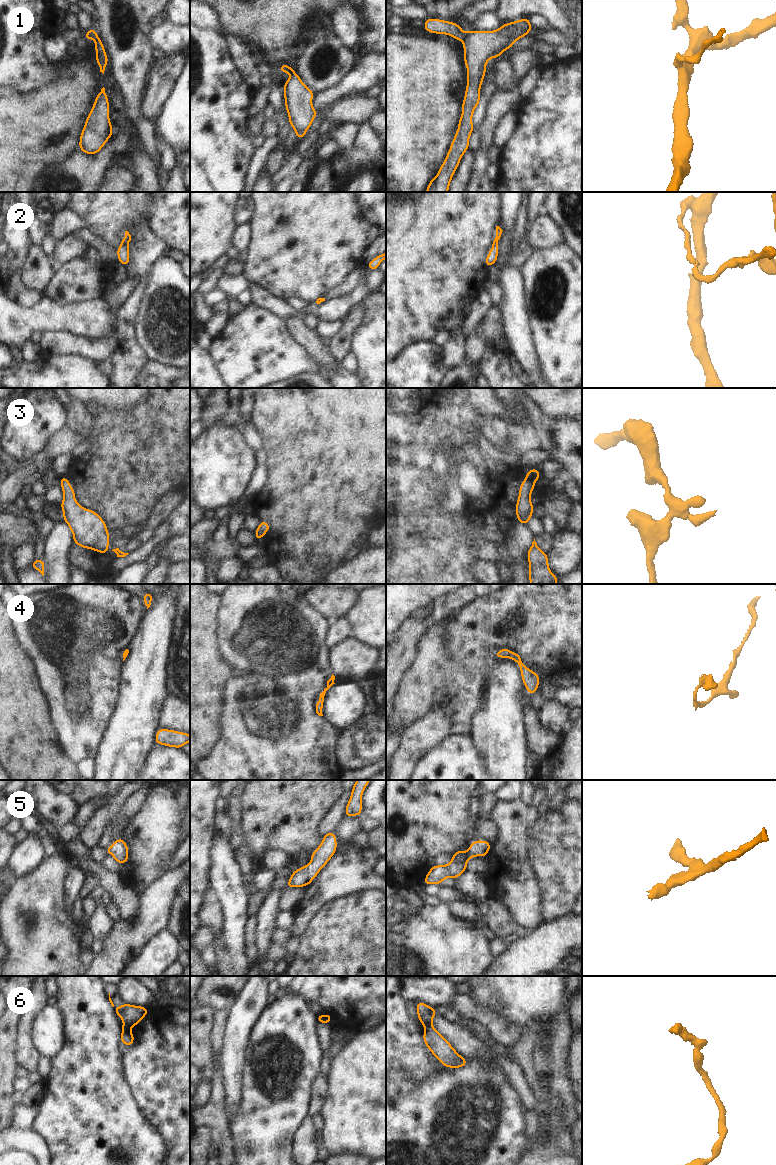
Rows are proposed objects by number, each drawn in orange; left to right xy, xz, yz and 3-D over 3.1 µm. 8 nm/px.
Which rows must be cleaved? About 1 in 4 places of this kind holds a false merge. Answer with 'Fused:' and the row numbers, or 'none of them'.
Fused: 1, 2, 6

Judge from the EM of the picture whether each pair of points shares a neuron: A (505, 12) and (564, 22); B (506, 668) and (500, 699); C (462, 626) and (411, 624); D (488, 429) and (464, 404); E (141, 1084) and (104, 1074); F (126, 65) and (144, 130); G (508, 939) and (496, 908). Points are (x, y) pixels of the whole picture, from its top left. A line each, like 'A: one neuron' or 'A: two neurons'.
A: one neuron
B: one neuron
C: two neurons
D: two neurons
E: two neurons
F: one neuron
G: one neuron

